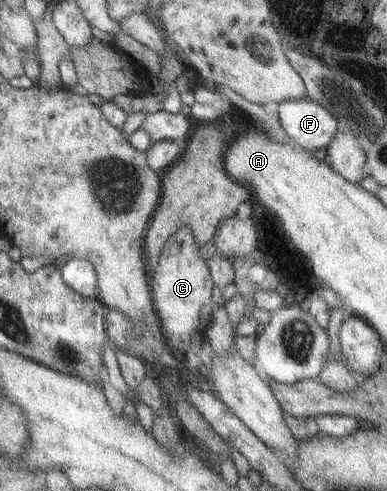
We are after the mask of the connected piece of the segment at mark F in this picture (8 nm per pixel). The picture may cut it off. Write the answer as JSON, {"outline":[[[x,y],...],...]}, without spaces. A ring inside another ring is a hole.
{"outline":[[[312,99],[280,102],[277,111],[282,129],[304,150],[326,147],[339,132],[336,117]]]}

